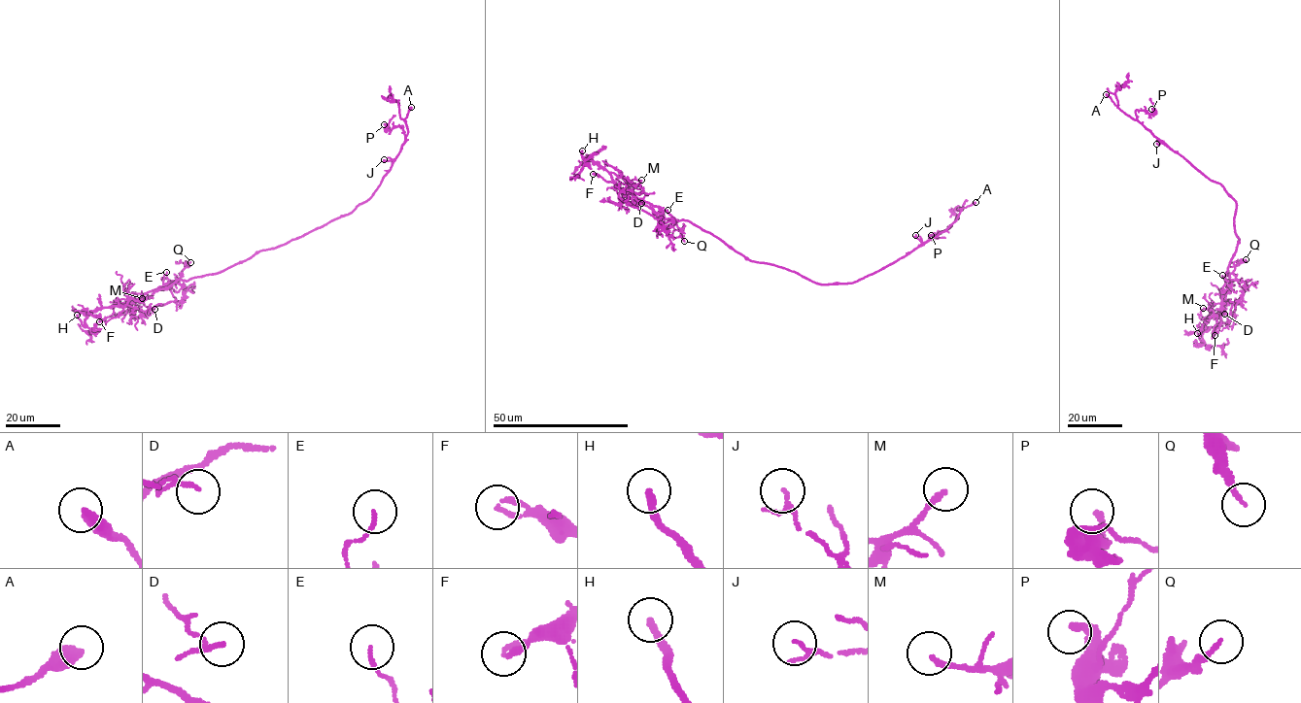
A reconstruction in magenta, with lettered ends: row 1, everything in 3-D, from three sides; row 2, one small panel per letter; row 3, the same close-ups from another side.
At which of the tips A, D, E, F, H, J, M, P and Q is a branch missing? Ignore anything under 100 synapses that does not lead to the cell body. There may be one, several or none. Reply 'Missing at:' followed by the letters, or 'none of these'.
Missing at: H

